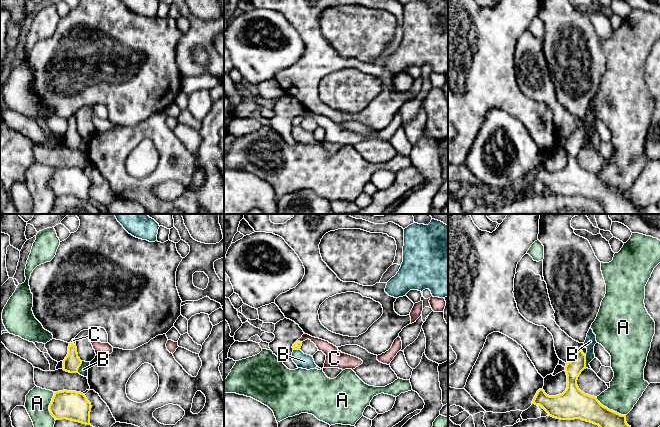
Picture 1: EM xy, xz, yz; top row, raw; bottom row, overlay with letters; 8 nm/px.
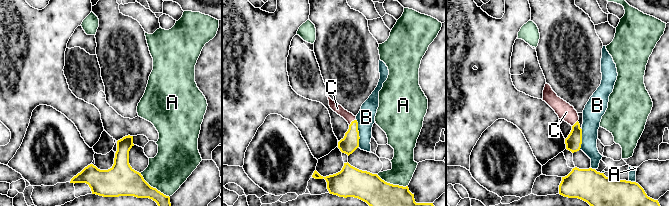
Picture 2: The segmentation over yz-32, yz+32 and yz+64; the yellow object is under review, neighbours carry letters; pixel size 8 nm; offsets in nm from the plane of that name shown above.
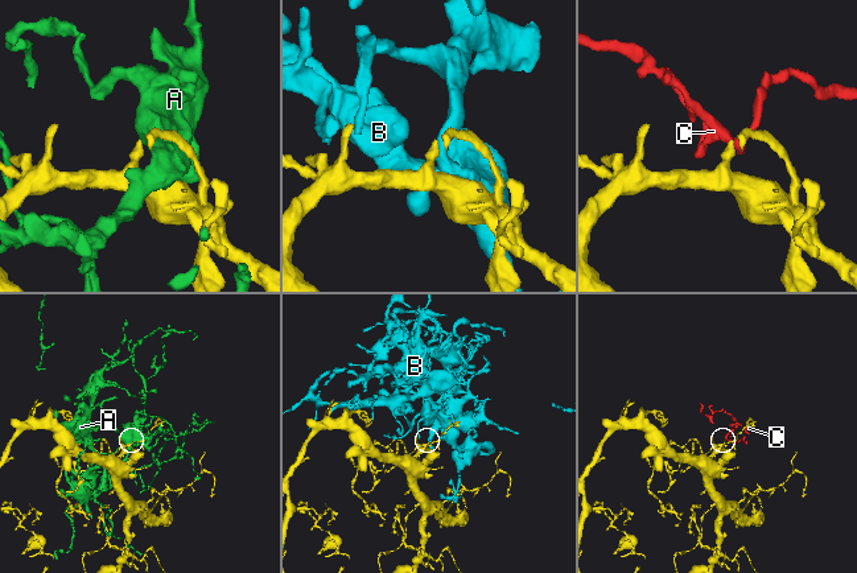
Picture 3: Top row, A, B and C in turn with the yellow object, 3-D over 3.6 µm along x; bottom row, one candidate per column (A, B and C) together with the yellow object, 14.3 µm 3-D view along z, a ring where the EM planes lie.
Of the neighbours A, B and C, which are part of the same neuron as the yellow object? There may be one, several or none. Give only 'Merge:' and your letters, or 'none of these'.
Merge: C

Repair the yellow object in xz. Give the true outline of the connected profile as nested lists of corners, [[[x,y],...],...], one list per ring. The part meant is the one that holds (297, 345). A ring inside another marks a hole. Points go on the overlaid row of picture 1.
[[[303,334],[292,346],[293,350],[300,350],[302,342],[309,339],[313,342],[319,351],[322,351],[326,355],[326,360],[323,368],[339,368],[355,369],[363,363],[363,361],[357,357],[342,353],[336,346],[328,341],[312,337],[308,334]]]

